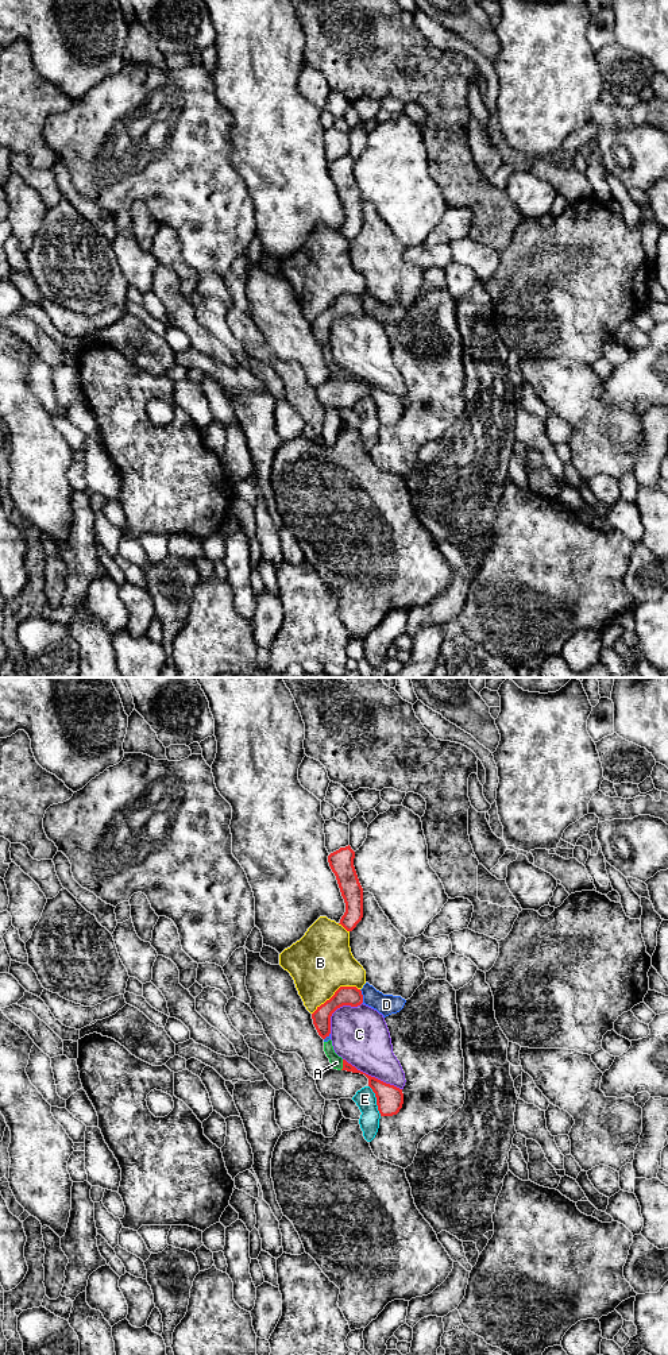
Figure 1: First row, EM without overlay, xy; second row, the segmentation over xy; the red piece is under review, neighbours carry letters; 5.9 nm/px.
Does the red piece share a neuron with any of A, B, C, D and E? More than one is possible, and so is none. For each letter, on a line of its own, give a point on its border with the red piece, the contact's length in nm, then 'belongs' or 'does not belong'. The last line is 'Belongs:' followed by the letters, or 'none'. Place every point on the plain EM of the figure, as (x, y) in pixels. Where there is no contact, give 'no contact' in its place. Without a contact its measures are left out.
A: meets red in xy at (343, 374); contact 70 nm long; does not belong
B: meets red in xy at (335, 301); contact 320 nm long; does not belong
C: meets red in xy at (373, 386); contact 400 nm long; does not belong
D: meets red in xy at (362, 305); contact 80 nm long; does not belong
E: meets red in xy at (377, 409); contact 200 nm long; does not belong
Belongs: none

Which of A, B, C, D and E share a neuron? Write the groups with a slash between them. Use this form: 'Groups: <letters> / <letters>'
Groups: A D / B / C / E

